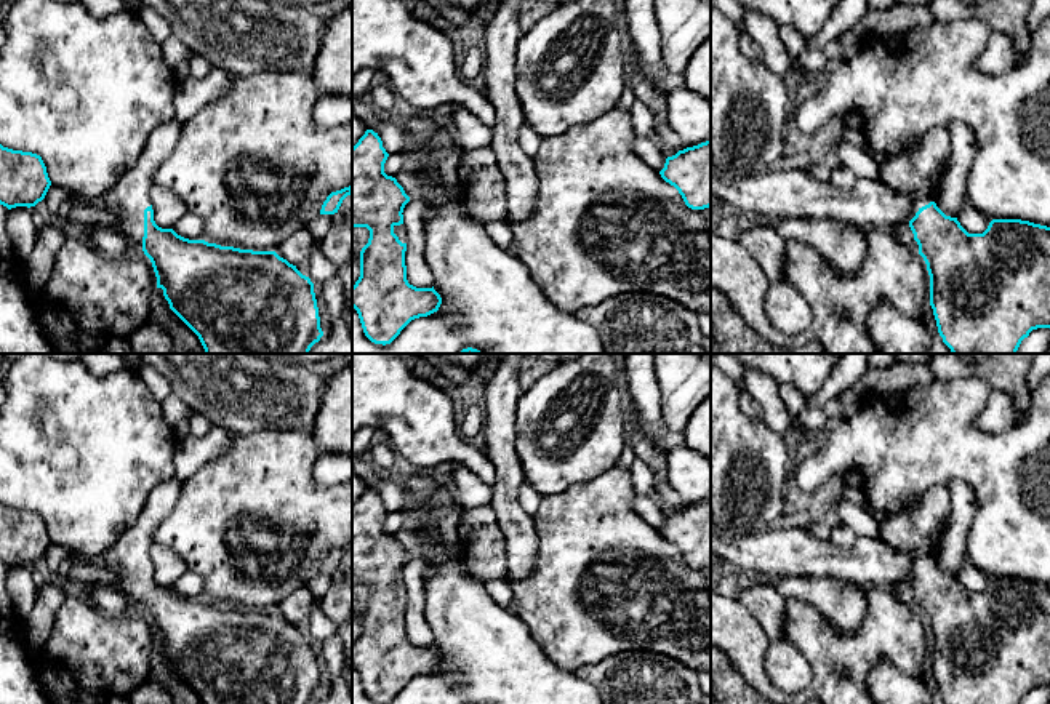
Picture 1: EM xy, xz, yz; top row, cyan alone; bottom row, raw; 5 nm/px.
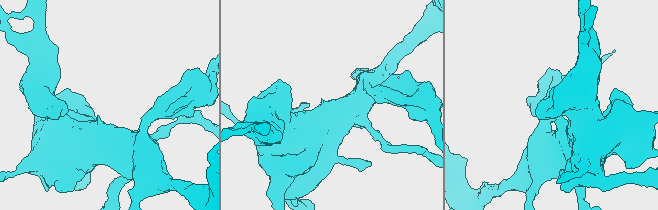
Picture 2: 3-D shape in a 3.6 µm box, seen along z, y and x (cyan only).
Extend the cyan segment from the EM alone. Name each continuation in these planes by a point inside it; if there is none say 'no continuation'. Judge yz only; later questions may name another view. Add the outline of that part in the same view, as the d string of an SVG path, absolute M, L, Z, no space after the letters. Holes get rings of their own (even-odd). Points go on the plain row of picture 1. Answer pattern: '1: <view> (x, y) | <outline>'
1: yz (911, 530) | M938 485L924 493L914 507L879 517L879 536L895 550L911 554L911 578L922 565L933 560L936 554L933 536L951 518L951 512L949 491L946 485Z

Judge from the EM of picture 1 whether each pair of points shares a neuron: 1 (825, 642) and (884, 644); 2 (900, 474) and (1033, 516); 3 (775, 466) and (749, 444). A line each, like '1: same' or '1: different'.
1: same
2: same
3: same

